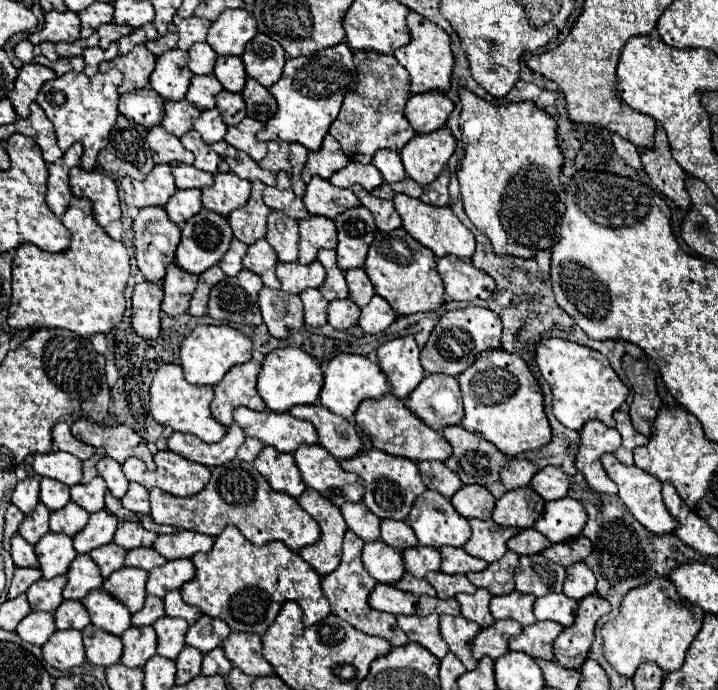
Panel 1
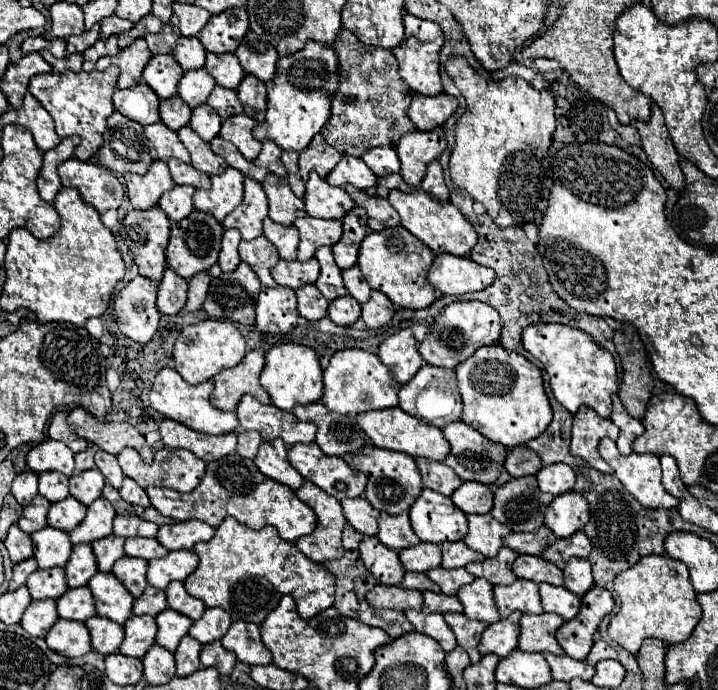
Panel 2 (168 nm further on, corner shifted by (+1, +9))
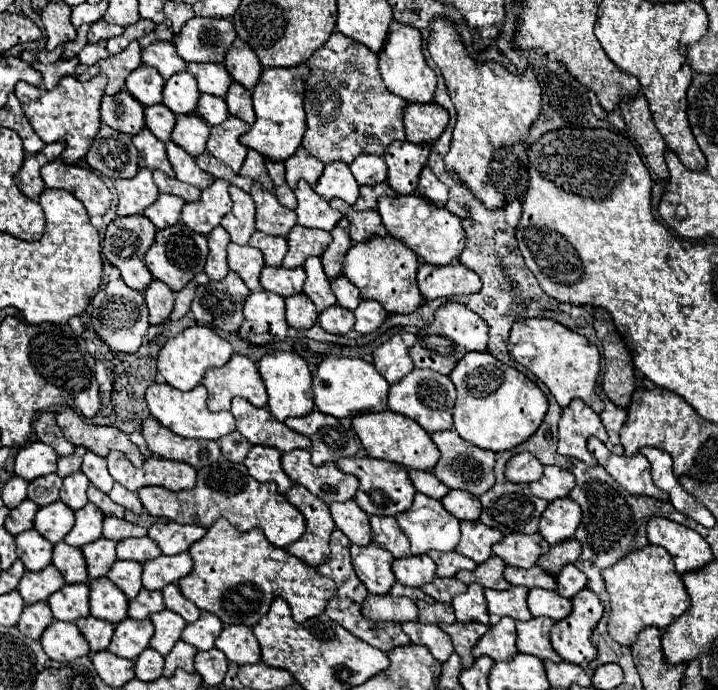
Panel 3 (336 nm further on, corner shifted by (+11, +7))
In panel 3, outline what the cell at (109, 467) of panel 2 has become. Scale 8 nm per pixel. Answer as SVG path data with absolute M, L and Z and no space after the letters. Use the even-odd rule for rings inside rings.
M87 451L83 455L83 465L81 471L87 475L87 479L103 493L109 493L109 489L113 487L113 477L107 471L107 463L103 457Z

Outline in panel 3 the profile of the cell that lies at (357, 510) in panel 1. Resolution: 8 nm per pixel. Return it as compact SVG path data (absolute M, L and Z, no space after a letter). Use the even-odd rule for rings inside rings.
M351 499L343 503L331 505L331 515L335 525L349 537L351 543L365 547L371 543L371 527L369 527L369 515Z

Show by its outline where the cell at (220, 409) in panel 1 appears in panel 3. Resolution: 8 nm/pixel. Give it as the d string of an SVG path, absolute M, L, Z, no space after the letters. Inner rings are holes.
M233 355L229 363L207 369L203 385L209 391L207 405L211 411L229 409L231 399L237 395L247 399L255 407L267 405L267 393L257 365L243 355Z

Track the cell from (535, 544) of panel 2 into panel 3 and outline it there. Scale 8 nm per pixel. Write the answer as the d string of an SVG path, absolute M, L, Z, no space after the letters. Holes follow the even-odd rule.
M539 533L505 535L501 543L493 545L493 555L501 557L507 565L523 567L523 569L533 567L537 559L547 551L549 551L549 543Z

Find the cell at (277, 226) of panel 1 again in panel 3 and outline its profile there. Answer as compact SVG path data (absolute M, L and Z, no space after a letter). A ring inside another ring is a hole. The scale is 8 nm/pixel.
M255 231L251 235L249 245L257 247L265 257L265 265L273 265L273 267L279 267L285 253L287 253L287 239L273 237L273 235L267 235L261 231Z

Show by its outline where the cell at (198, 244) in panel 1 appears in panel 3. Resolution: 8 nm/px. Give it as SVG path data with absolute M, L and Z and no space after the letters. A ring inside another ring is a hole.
M177 223L169 229L157 231L155 243L145 253L145 263L147 263L147 269L151 271L153 279L163 281L171 291L181 291L197 273L203 271L207 253L209 253L207 239L199 233L193 233L189 227Z

